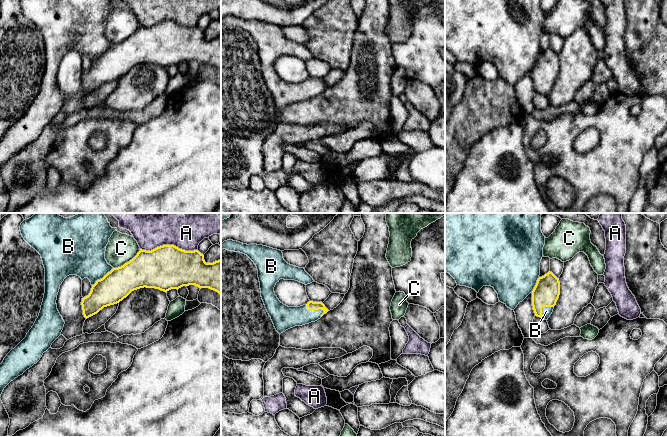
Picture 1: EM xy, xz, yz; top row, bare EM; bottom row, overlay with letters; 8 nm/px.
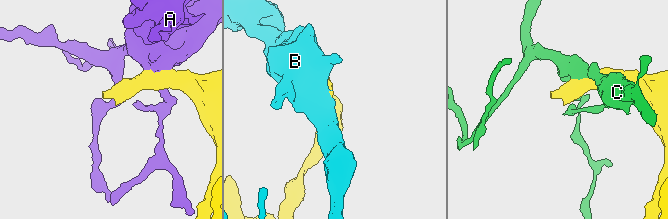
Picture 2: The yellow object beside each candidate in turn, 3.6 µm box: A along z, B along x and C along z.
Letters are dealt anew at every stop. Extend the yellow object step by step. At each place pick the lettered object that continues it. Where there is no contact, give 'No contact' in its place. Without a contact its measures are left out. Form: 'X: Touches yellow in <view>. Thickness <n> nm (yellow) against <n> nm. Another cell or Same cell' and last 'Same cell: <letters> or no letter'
A: Touches yellow in xy. Thickness 360 nm (yellow) against 220 nm. Another cell
B: Touches yellow in xz. Thickness 70 nm (yellow) against 190 nm. Same cell
C: Touches yellow in xy. Thickness 300 nm (yellow) against 240 nm. Another cell
Same cell: B

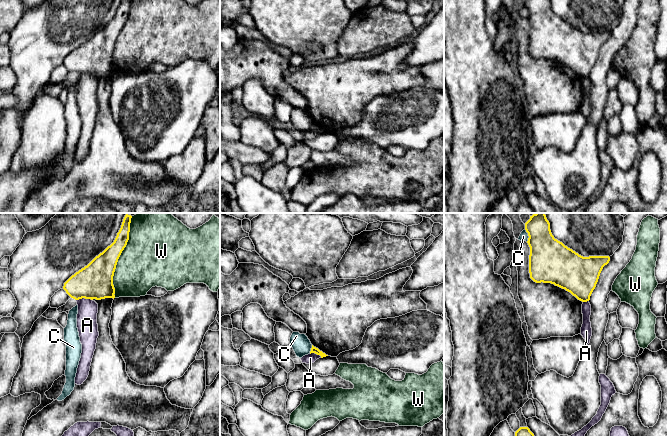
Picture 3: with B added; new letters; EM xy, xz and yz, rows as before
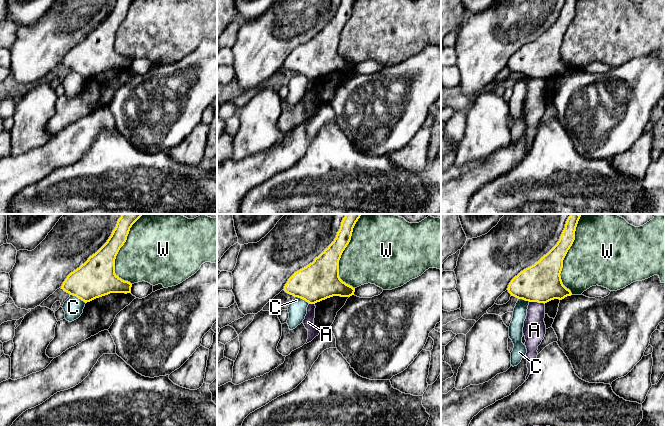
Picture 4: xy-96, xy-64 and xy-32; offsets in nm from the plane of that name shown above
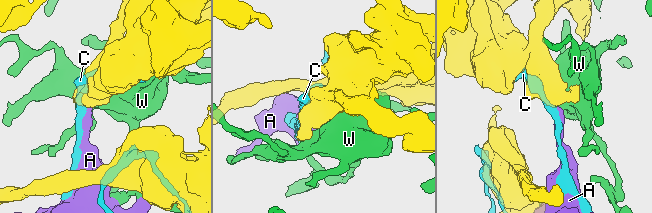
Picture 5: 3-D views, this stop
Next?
A: Touches yellow in xy. Thickness 280 nm (yellow) against 160 nm. Another cell
C: Touches yellow in yz. Thickness 320 nm (yellow) against 70 nm. Another cell
W: Touches yellow in xy. Thickness 280 nm (yellow) against 440 nm. Another cell
Same cell: no letter

